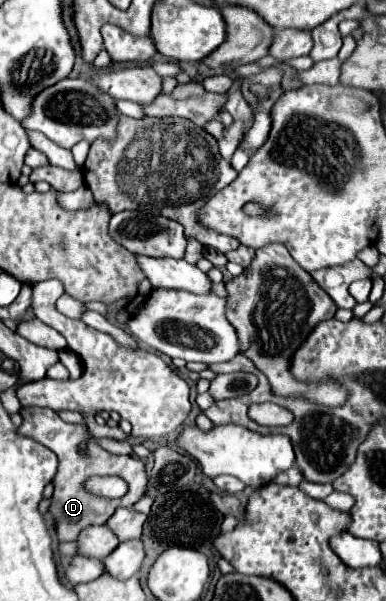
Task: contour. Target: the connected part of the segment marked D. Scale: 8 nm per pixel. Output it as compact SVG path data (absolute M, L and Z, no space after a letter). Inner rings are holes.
M23 407L21 417L23 417L23 423L21 423L17 433L49 447L59 457L59 469L57 469L57 475L51 481L53 483L53 497L51 497L51 505L49 505L49 513L53 515L55 533L57 533L59 543L75 541L77 535L81 533L81 529L85 529L89 525L105 525L107 519L115 513L117 507L131 507L133 503L137 503L143 497L143 493L147 489L147 473L145 473L145 465L139 457L113 455L113 453L105 451L95 441L95 437L89 433L85 423L77 423L77 425L65 423L57 413L53 413L53 409ZM79 443L89 443L91 457L83 457L79 453ZM105 475L121 477L129 487L127 493L119 499L107 499L107 497L93 495L85 489L87 479L105 477Z

